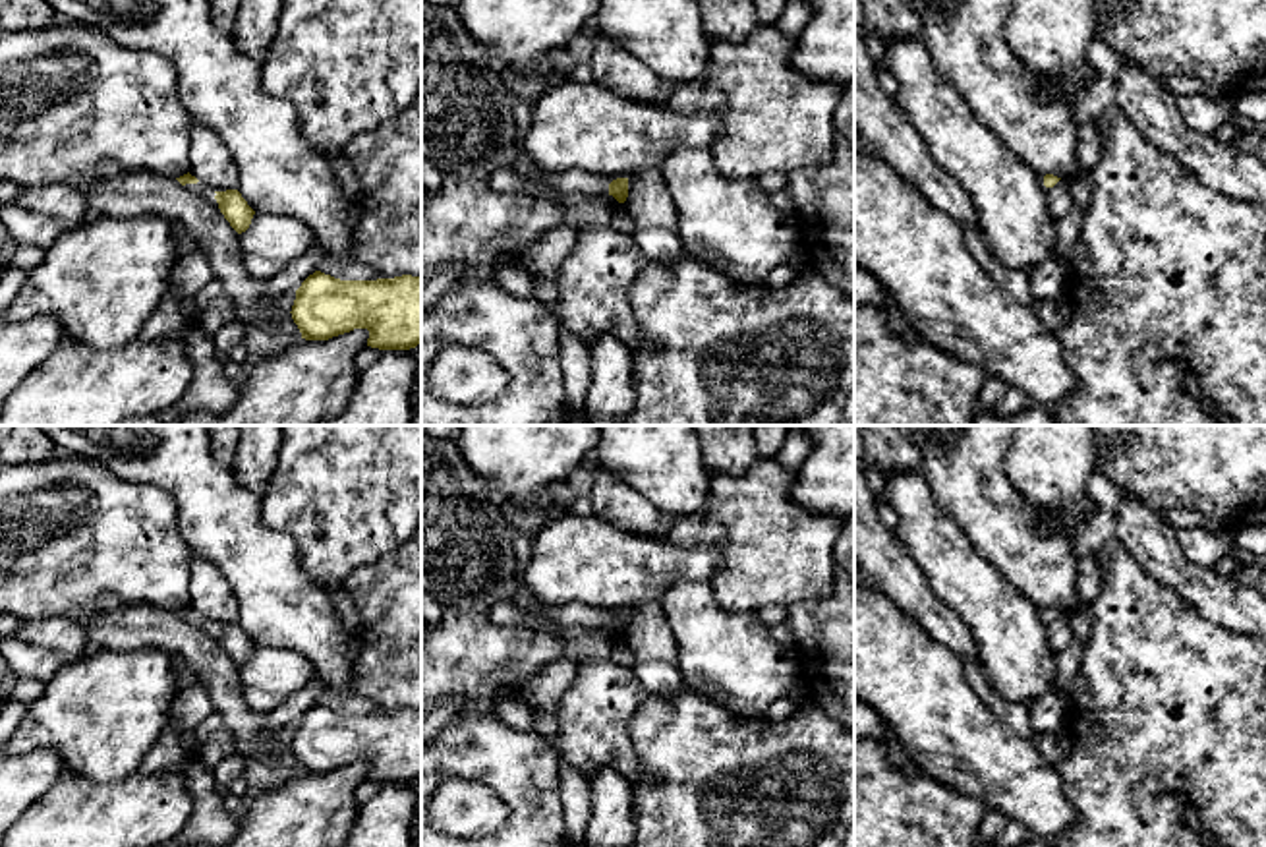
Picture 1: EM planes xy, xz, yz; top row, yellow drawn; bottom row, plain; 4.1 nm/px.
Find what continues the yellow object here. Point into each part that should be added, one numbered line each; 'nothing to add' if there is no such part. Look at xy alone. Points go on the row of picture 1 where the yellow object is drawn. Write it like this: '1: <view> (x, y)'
1: xy (200, 188)

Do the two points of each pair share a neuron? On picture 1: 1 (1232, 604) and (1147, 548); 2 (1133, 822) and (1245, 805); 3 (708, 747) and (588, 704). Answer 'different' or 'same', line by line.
1: same
2: same
3: different

